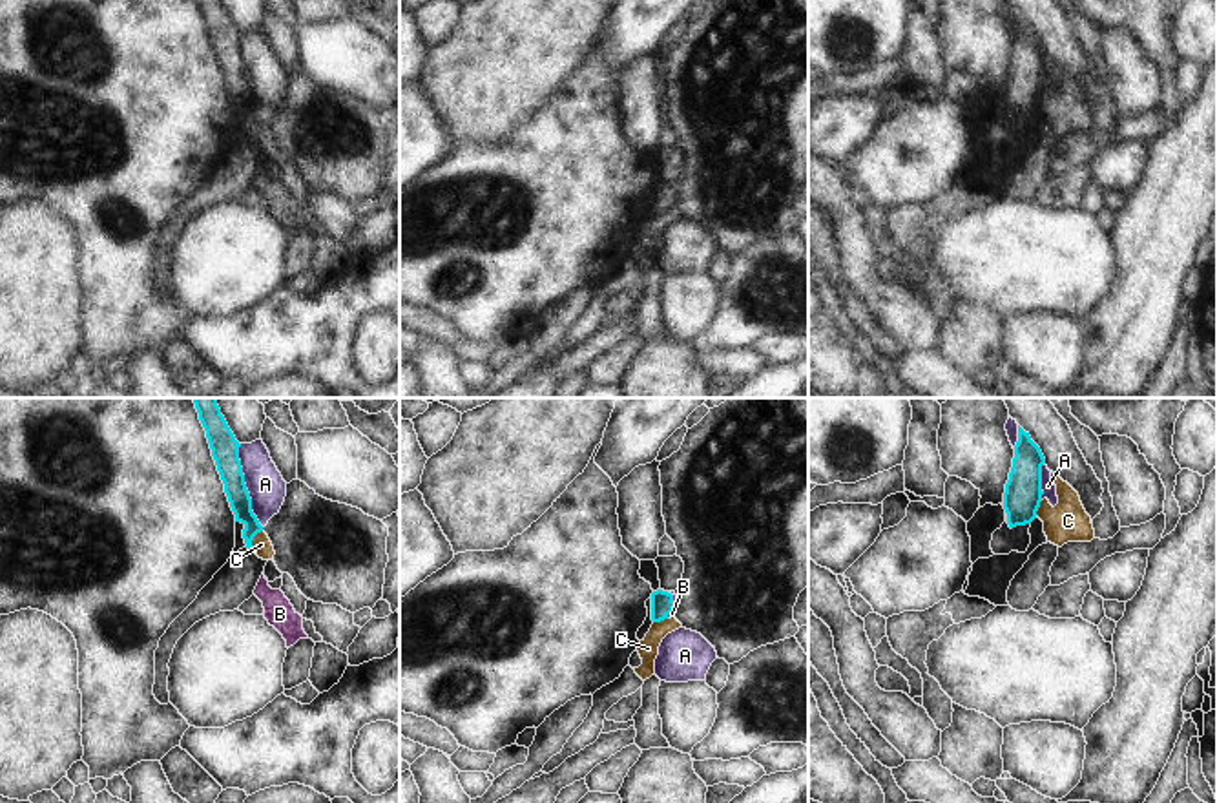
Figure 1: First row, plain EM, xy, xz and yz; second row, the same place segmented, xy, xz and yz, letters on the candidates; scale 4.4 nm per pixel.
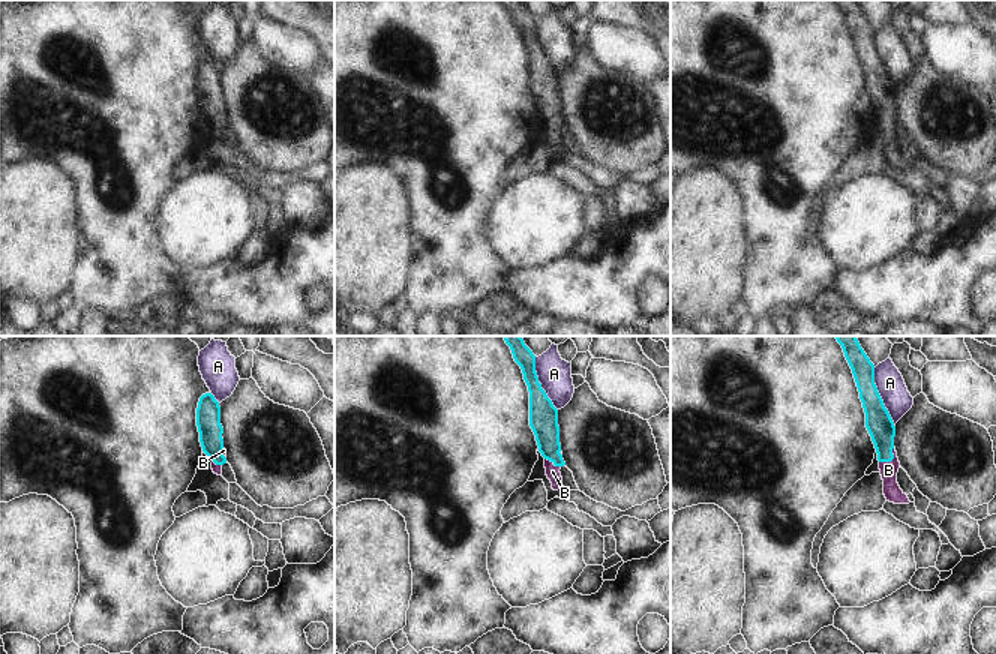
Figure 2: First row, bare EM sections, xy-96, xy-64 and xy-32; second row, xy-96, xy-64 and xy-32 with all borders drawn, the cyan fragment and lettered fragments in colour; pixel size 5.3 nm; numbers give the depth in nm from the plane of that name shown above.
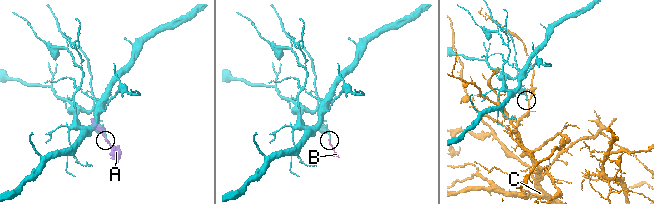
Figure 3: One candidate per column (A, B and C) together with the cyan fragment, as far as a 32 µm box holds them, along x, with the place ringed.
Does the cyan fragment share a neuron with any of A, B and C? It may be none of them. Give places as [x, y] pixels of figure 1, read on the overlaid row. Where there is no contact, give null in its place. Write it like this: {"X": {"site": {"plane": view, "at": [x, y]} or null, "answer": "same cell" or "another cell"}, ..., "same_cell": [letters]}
{"A": {"site": {"plane": "xy", "at": [245, 486]}, "answer": "another cell"}, "B": {"site": {"plane": "xz", "at": [674, 604]}, "answer": "same cell"}, "C": {"site": {"plane": "xy", "at": [252, 539]}, "answer": "another cell"}, "same_cell": ["B"]}

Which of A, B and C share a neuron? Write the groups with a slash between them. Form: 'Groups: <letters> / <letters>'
Groups: A / B / C.

